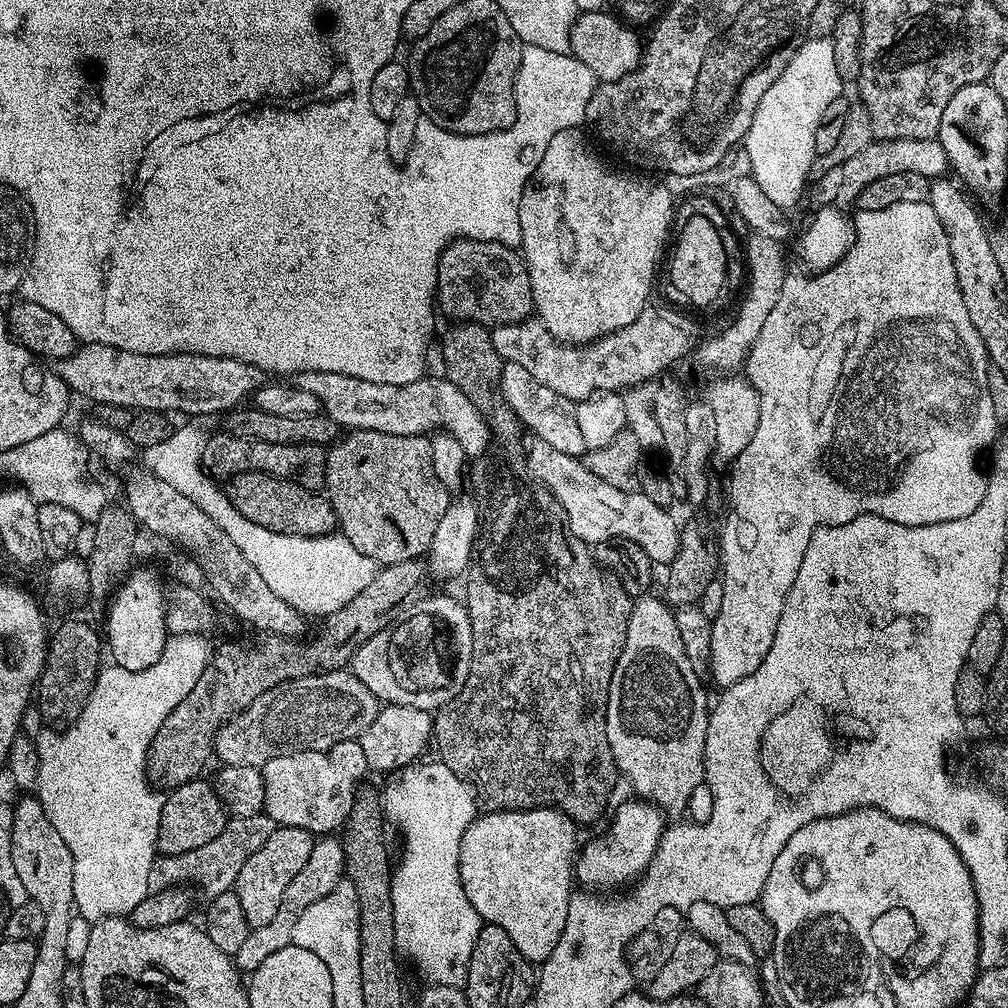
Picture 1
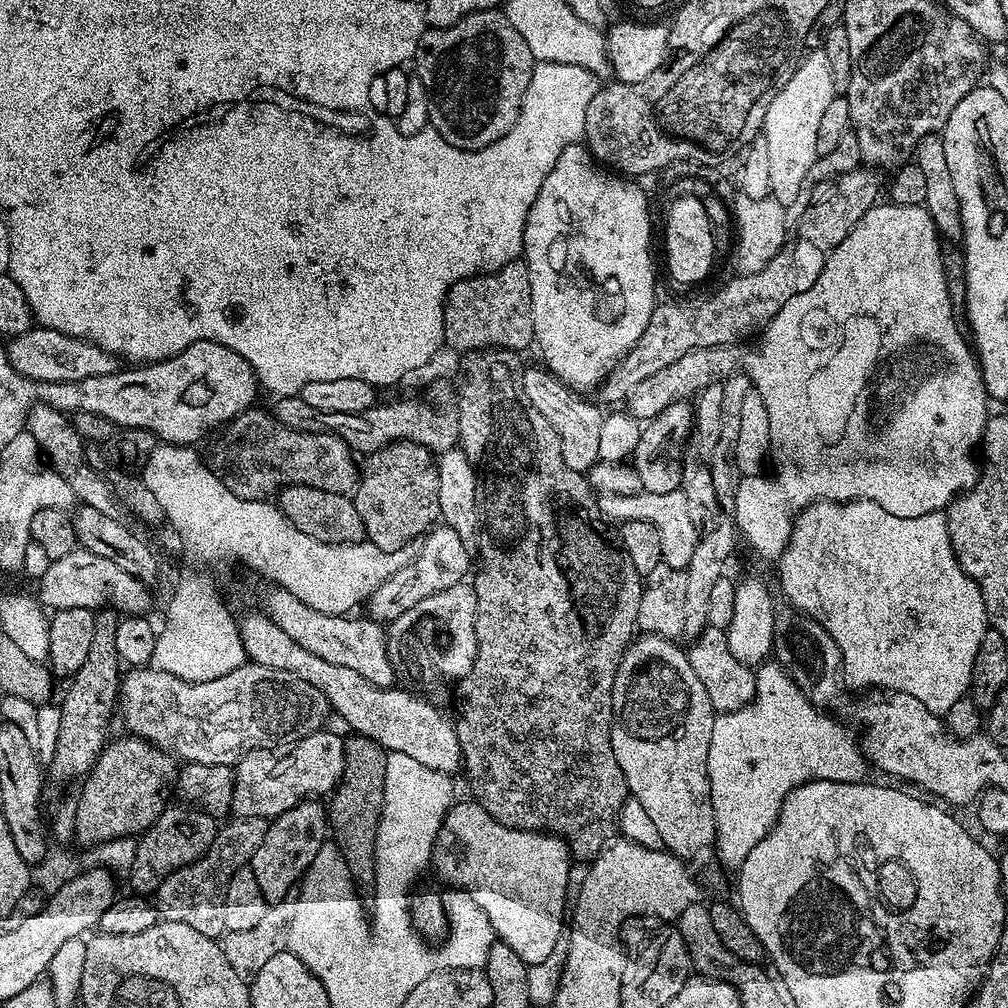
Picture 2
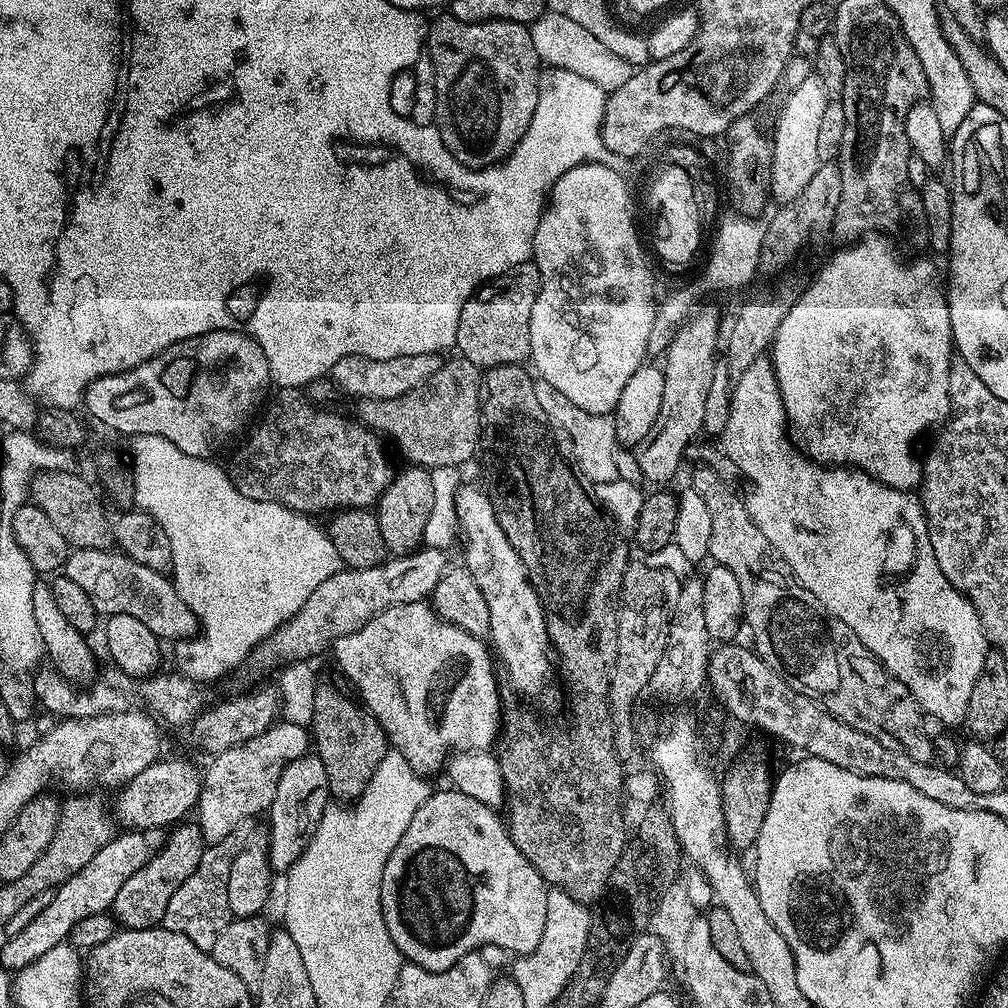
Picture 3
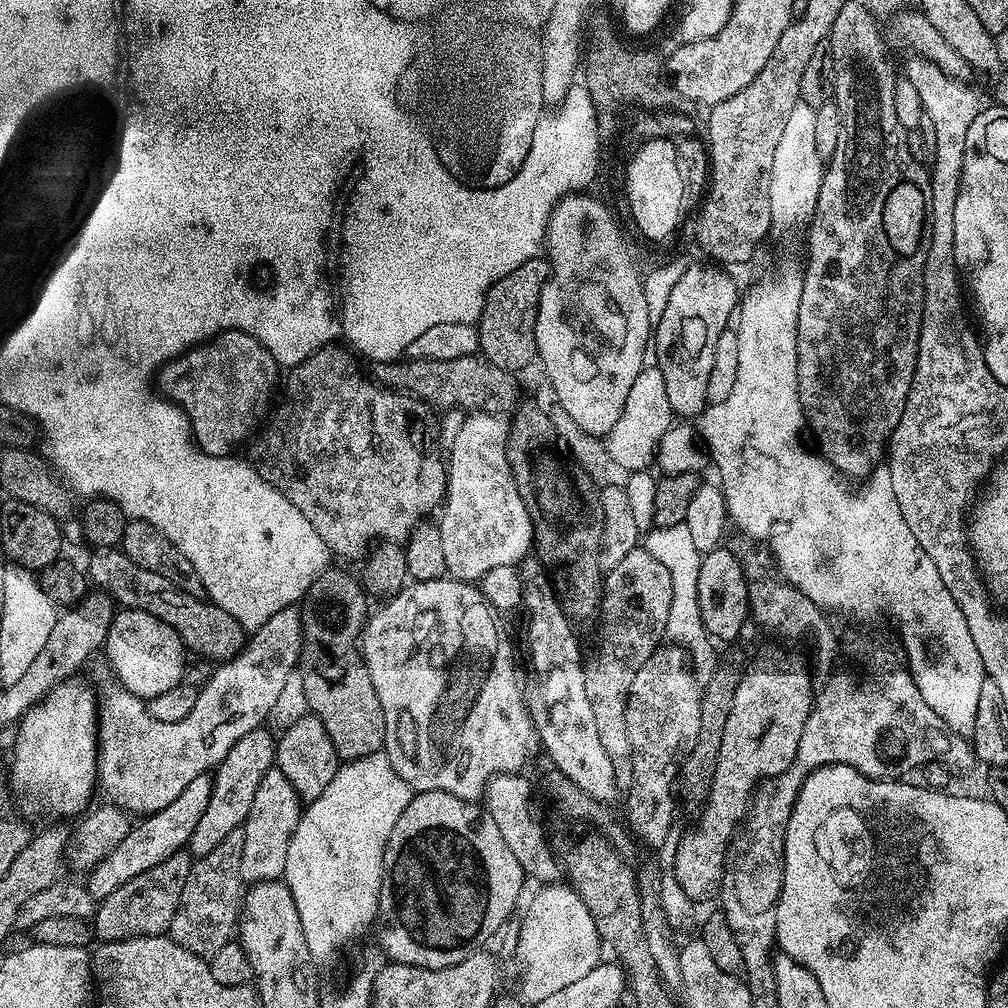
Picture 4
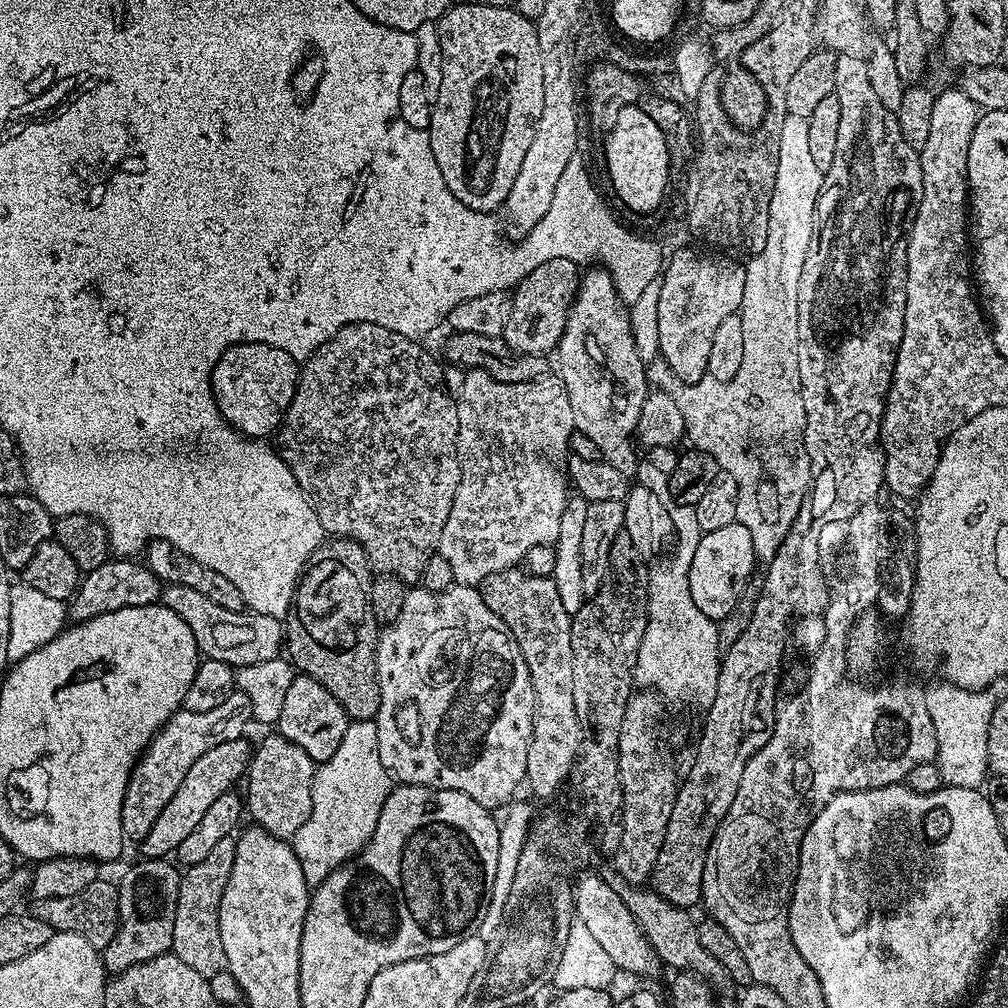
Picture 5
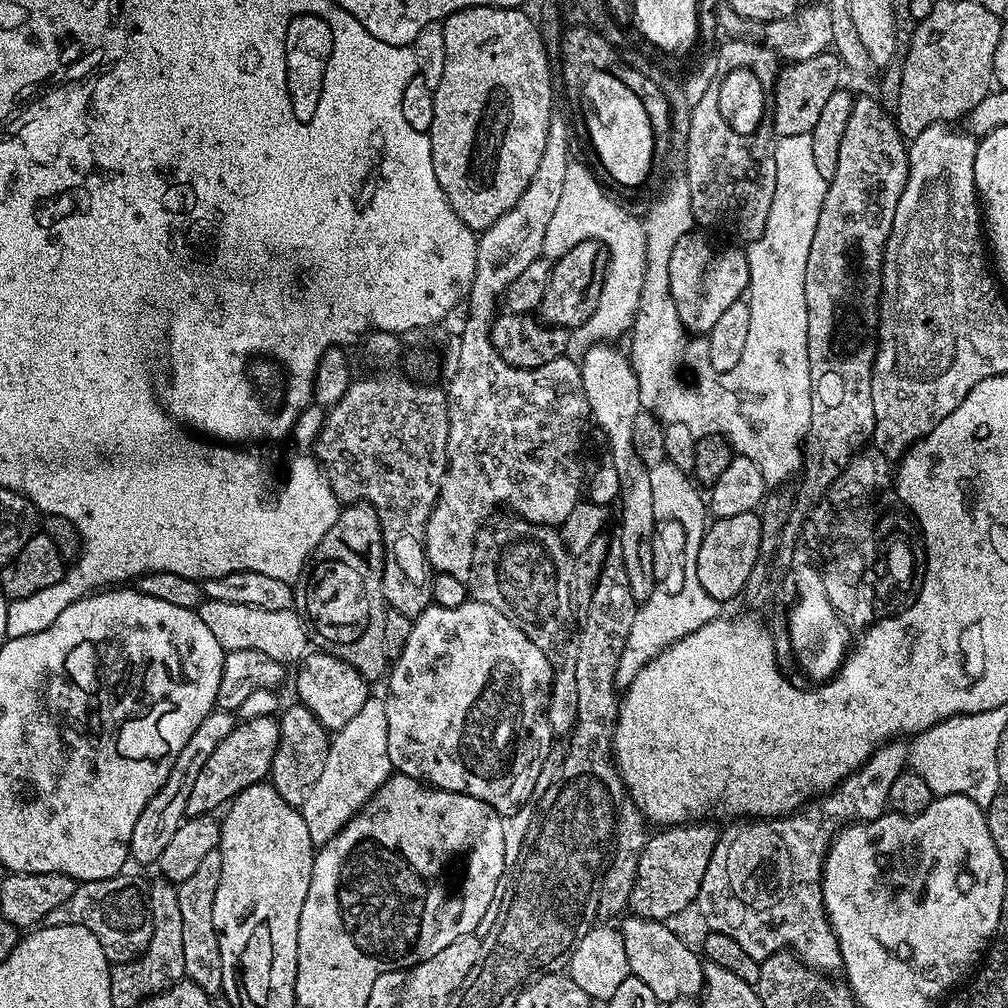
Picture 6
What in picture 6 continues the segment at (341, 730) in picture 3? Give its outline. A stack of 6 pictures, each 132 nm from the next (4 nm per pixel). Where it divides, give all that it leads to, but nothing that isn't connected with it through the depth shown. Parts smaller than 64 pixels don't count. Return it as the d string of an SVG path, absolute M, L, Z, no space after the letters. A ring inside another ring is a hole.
M362 503L343 505L334 526L326 530L326 534L318 542L318 546L312 549L311 557L307 561L308 589L304 592L302 612L311 631L315 635L316 632L320 635L319 647L332 656L342 658L350 666L354 666L354 670L358 670L358 674L362 674L369 682L375 682L380 675L381 679L390 668L390 658L386 654L386 642L382 631L386 611L382 594L383 573L382 526L378 522L378 514L374 506Z

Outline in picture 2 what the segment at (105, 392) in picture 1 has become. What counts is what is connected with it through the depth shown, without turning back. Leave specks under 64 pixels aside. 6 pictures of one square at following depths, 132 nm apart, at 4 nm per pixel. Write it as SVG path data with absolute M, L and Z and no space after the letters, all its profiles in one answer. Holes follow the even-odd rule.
M33 326L28 332L11 337L7 341L8 357L26 378L35 380L37 384L69 384L82 382L82 378L98 378L121 371L121 361L113 352L107 352L102 346L90 343L77 336L67 336L53 328Z

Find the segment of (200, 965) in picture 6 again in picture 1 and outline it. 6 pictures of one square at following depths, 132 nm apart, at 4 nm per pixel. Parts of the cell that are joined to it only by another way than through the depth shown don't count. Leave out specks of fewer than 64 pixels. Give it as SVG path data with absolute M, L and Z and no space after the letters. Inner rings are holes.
M267 814L250 818L233 816L222 834L218 834L218 838L213 838L211 842L206 842L206 846L198 846L198 850L186 850L186 854L157 855L156 861L150 866L149 889L160 892L163 888L200 884L201 890L208 898L235 889L238 873L242 866L246 866L246 858L250 858L254 850L259 850L266 843L266 838L274 834L277 826Z

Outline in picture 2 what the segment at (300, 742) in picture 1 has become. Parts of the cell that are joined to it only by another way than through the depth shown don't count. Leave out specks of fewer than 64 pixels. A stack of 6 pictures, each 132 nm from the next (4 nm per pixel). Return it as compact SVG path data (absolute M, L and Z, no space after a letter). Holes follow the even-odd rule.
M246 662L238 670L213 680L200 678L196 682L159 672L154 666L140 666L129 672L132 673L121 679L118 695L118 716L124 719L127 731L161 748L177 761L189 764L232 766L247 752L294 745L310 733L321 731L325 727L324 719L330 716L328 700L310 683L289 671L253 662Z

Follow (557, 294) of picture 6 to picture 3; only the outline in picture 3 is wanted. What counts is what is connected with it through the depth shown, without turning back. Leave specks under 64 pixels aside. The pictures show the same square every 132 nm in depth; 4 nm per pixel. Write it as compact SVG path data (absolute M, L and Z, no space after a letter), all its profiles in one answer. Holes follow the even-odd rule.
M521 262L518 266L507 269L501 276L494 276L488 283L480 285L469 300L462 306L462 314L456 318L455 351L461 357L474 362L477 368L487 370L503 364L524 364L531 357L530 346L530 310L540 289L540 271L534 262Z

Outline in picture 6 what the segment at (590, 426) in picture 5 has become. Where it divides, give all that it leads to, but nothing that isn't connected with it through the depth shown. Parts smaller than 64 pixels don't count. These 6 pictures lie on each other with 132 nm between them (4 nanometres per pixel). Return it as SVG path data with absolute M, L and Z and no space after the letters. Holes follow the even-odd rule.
M597 342L587 349L580 364L580 381L588 399L591 419L604 431L608 443L611 466L618 470L618 505L620 504L620 532L622 562L626 562L626 578L630 578L630 590L637 602L648 602L652 591L658 588L654 572L654 536L658 521L654 516L653 491L650 487L651 467L638 454L632 438L632 418L642 409L638 394L638 378L632 369L632 361L623 356L616 346Z

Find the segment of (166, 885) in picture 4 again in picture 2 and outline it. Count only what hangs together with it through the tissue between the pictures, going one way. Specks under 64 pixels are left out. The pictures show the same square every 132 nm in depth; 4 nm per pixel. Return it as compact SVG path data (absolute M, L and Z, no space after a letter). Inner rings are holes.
M165 807L162 815L139 837L130 869L133 893L155 893L156 887L174 870L194 862L199 856L204 856L206 850L210 850L210 842L214 842L218 831L217 820L201 808L179 807Z

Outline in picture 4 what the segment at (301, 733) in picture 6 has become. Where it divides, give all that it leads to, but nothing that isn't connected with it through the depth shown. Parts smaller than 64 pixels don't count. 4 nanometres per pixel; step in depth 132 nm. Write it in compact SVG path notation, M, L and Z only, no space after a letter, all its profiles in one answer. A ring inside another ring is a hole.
M273 766L266 778L258 782L258 791L254 793L250 814L242 825L242 878L245 885L261 884L263 880L279 880L283 877L286 870L286 850L290 850L290 838L294 838L301 811L302 801L290 778L286 778L280 768Z

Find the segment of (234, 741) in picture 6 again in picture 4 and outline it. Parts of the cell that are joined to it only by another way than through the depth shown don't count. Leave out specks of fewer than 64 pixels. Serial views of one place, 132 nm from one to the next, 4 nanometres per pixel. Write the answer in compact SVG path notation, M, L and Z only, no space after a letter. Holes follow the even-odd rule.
M207 775L194 778L170 806L152 816L143 817L138 826L129 830L128 836L122 838L118 846L114 846L114 854L106 854L106 858L98 864L95 870L87 873L86 887L93 900L105 900L120 884L130 882L138 874L150 870L150 866L158 866L160 860L170 858L181 851L190 842L190 834L198 827L198 818L206 811L206 802L212 792L212 781Z

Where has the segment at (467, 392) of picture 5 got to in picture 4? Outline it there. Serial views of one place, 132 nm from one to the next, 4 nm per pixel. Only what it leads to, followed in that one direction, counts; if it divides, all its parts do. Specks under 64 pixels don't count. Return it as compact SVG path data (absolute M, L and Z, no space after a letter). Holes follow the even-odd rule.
M472 412L465 416L468 417L461 422L452 440L452 453L446 456L448 490L444 493L438 527L442 534L442 558L446 558L447 575L453 580L476 582L494 570L494 566L515 565L523 561L533 551L534 545L532 519L526 510L526 502L522 502L522 494L518 494L506 454L509 421L494 412Z

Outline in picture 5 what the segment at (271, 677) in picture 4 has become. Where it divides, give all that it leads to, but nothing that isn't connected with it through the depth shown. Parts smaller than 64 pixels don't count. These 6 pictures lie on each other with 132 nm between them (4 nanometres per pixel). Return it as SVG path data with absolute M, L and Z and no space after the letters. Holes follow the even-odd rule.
M233 690L221 704L214 706L214 710L206 710L203 714L183 710L175 712L144 749L144 755L137 760L136 768L126 786L126 798L122 802L122 830L125 837L129 841L144 841L146 834L150 834L154 822L160 820L162 810L170 802L170 798L178 794L178 786L182 786L187 772L190 771L190 766L194 766L194 762L198 762L198 758L202 758L206 750L214 750L222 746L222 742L241 739L245 735L244 727L250 724L251 720L252 703L248 701L246 694L239 690Z

